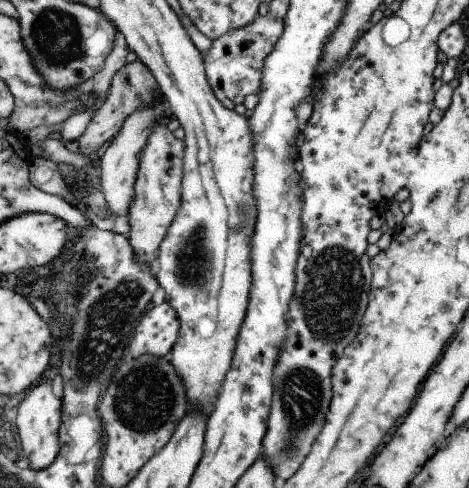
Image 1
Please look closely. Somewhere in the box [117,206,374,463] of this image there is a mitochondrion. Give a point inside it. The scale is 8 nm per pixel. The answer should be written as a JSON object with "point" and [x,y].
{"point":[332,294]}

